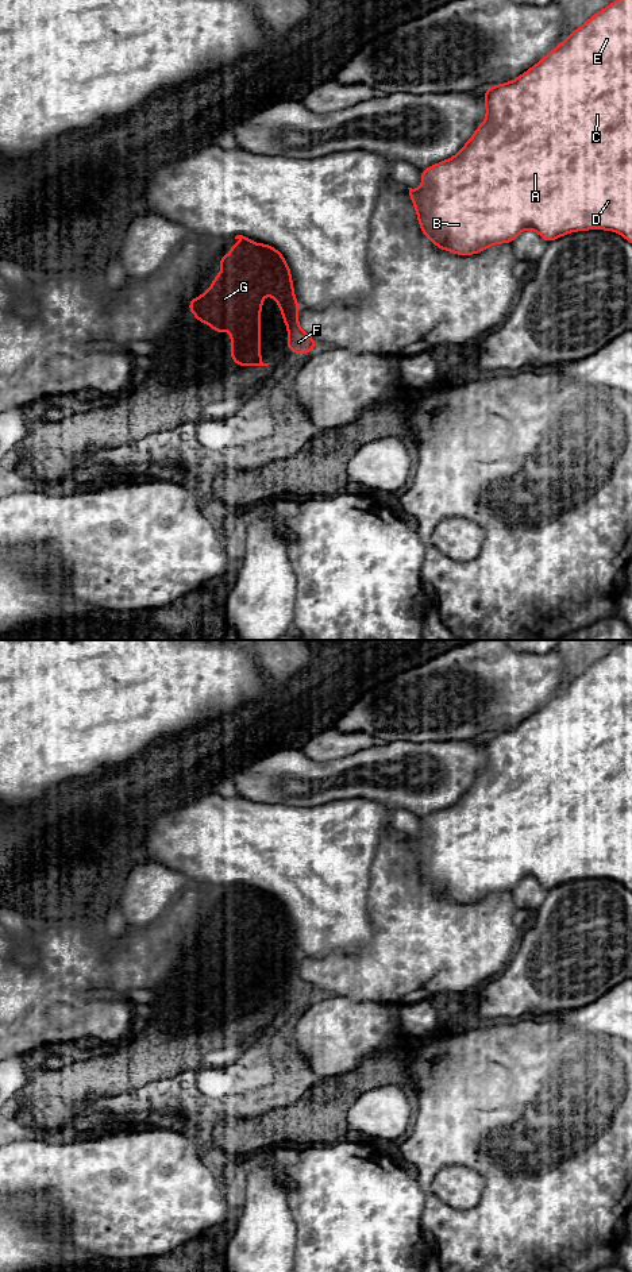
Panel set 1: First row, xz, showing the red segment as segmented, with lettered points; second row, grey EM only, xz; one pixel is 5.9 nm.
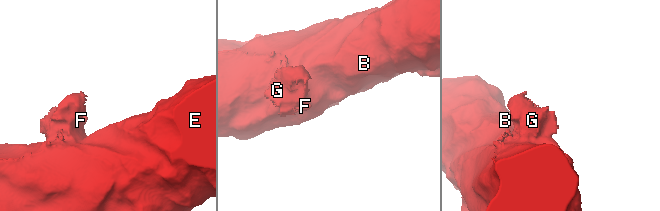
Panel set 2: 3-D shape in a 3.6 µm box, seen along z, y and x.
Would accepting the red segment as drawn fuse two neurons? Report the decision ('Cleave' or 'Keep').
Cleave

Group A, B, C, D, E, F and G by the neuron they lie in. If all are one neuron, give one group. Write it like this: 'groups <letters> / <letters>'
groups A B C D E F / G

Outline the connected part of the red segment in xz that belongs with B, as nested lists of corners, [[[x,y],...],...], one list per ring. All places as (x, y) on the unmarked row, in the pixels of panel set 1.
[[[632,643],[621,644],[598,659],[516,728],[485,737],[485,755],[488,762],[485,770],[458,802],[421,818],[421,834],[408,836],[425,886],[436,895],[458,903],[473,903],[493,893],[512,891],[527,876],[536,879],[547,891],[585,878],[614,879],[632,891]]]

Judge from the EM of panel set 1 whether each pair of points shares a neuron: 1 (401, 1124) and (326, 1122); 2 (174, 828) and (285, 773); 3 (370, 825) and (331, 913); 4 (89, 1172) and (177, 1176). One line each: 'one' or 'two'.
1: two
2: two
3: one
4: one

